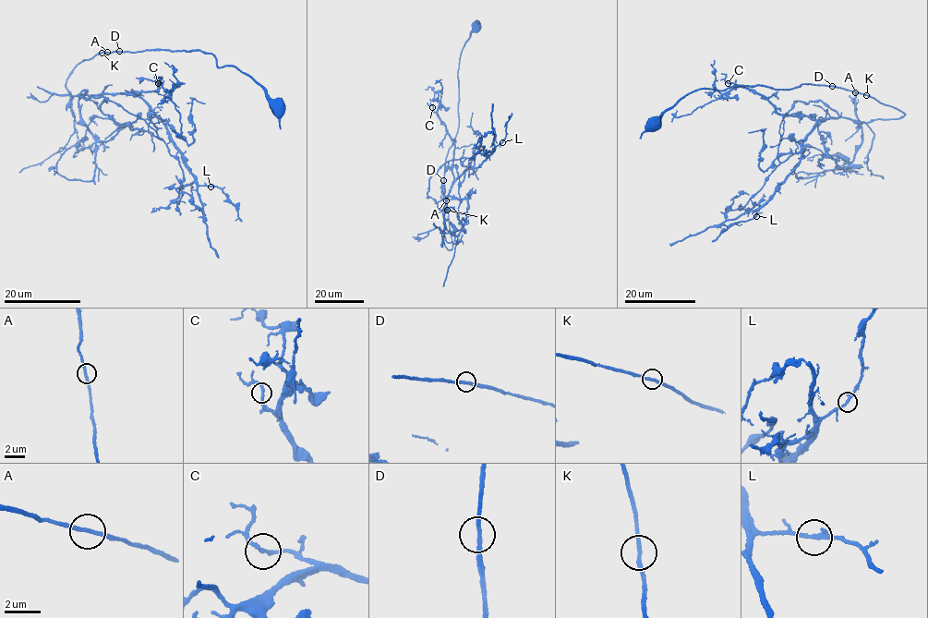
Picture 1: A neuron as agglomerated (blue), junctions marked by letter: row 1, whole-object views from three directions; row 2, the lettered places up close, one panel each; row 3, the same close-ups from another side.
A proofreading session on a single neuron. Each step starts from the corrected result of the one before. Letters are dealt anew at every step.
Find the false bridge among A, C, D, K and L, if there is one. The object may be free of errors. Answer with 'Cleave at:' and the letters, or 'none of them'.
Cleave at: none of them

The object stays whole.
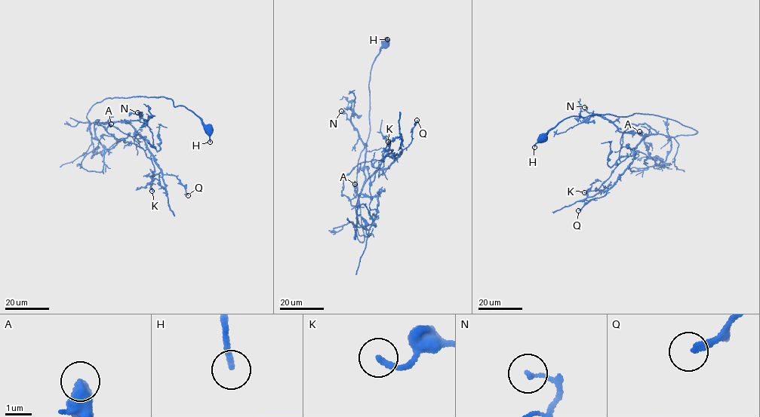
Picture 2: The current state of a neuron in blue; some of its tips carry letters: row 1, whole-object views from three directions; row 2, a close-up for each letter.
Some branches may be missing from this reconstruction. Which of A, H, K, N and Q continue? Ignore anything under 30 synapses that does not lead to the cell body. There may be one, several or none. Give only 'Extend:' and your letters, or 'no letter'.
Extend: no letter

